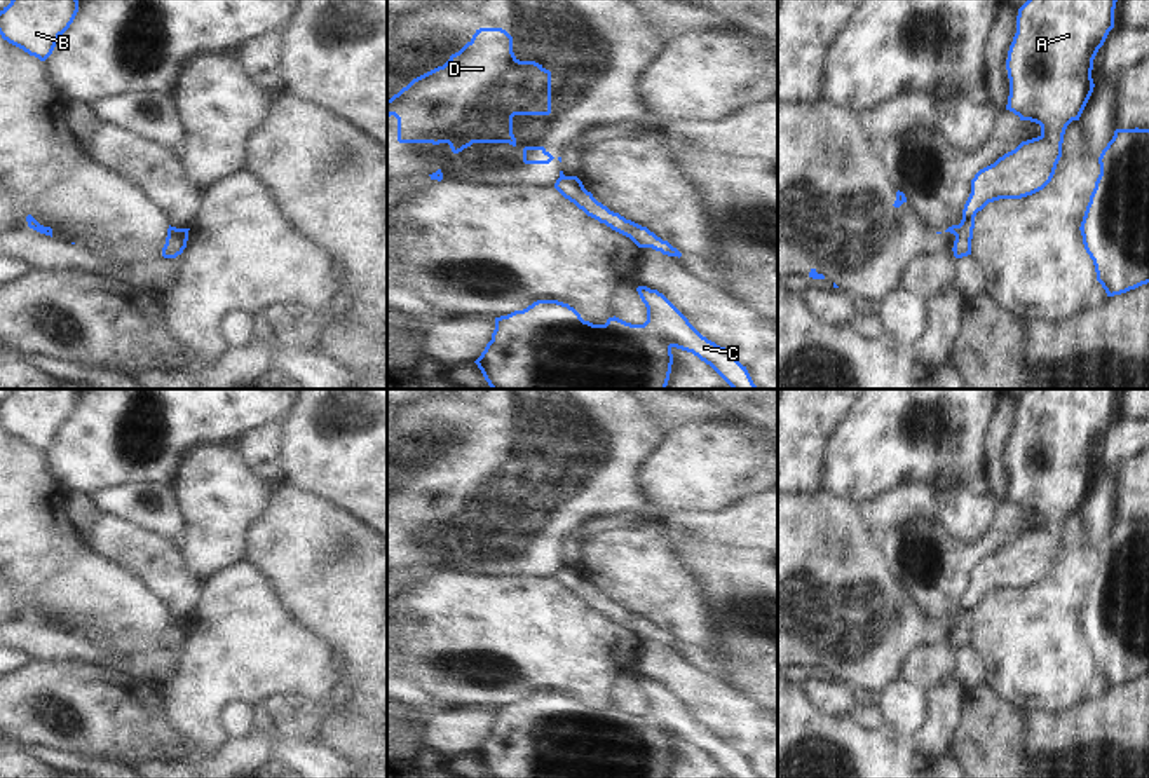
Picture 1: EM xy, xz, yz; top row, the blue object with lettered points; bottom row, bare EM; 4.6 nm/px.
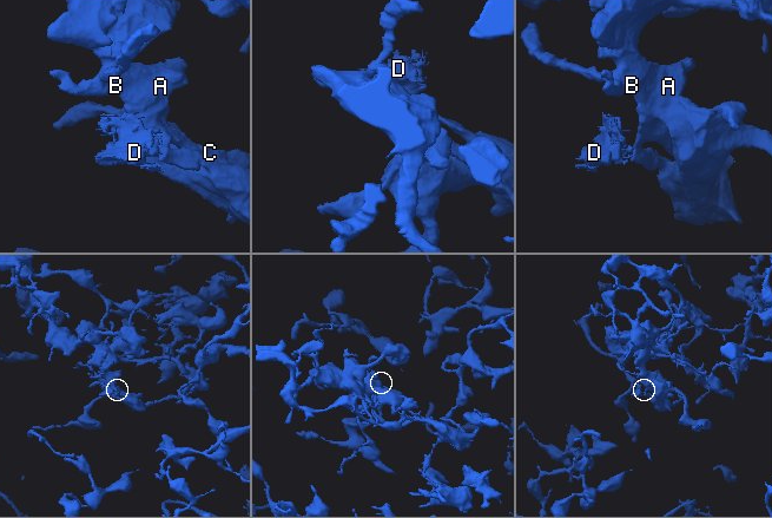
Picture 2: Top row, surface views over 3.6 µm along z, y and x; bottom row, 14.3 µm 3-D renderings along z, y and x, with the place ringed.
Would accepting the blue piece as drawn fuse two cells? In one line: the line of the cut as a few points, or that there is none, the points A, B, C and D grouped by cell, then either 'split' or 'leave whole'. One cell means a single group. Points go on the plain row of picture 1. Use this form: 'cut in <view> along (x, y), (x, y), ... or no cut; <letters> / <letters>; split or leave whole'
cut in yz along (958, 616), (956, 627); A B C / D; split

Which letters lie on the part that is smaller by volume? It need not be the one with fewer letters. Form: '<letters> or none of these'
D

